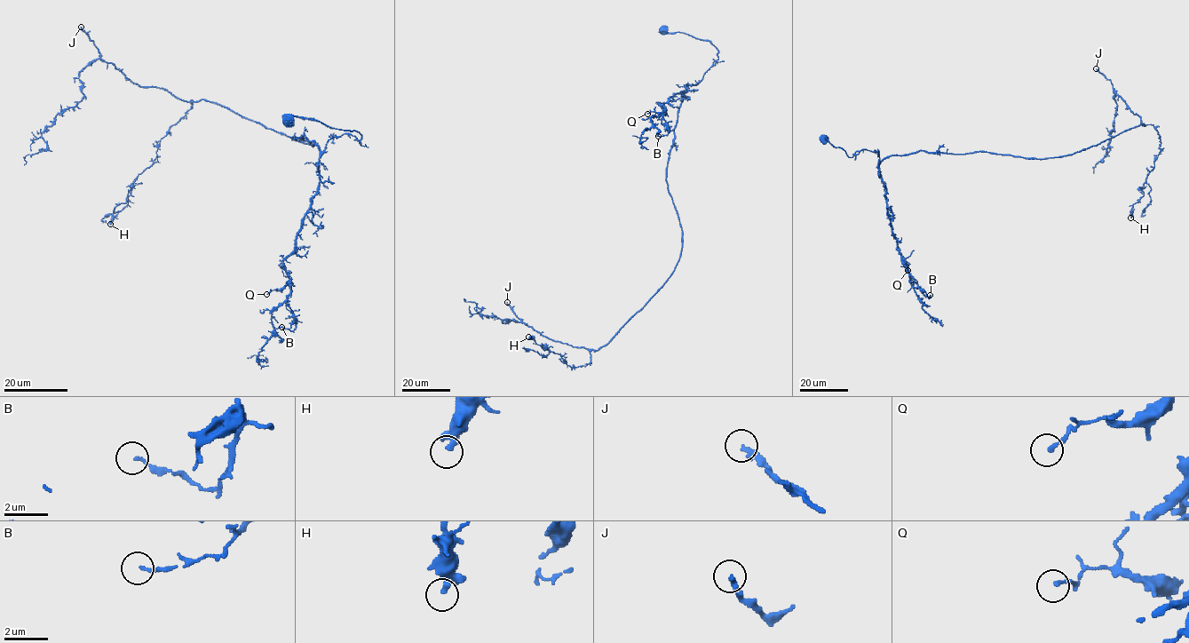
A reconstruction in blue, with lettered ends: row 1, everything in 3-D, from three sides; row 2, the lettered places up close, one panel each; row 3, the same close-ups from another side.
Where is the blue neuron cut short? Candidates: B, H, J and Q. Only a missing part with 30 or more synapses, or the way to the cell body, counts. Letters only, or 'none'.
J

